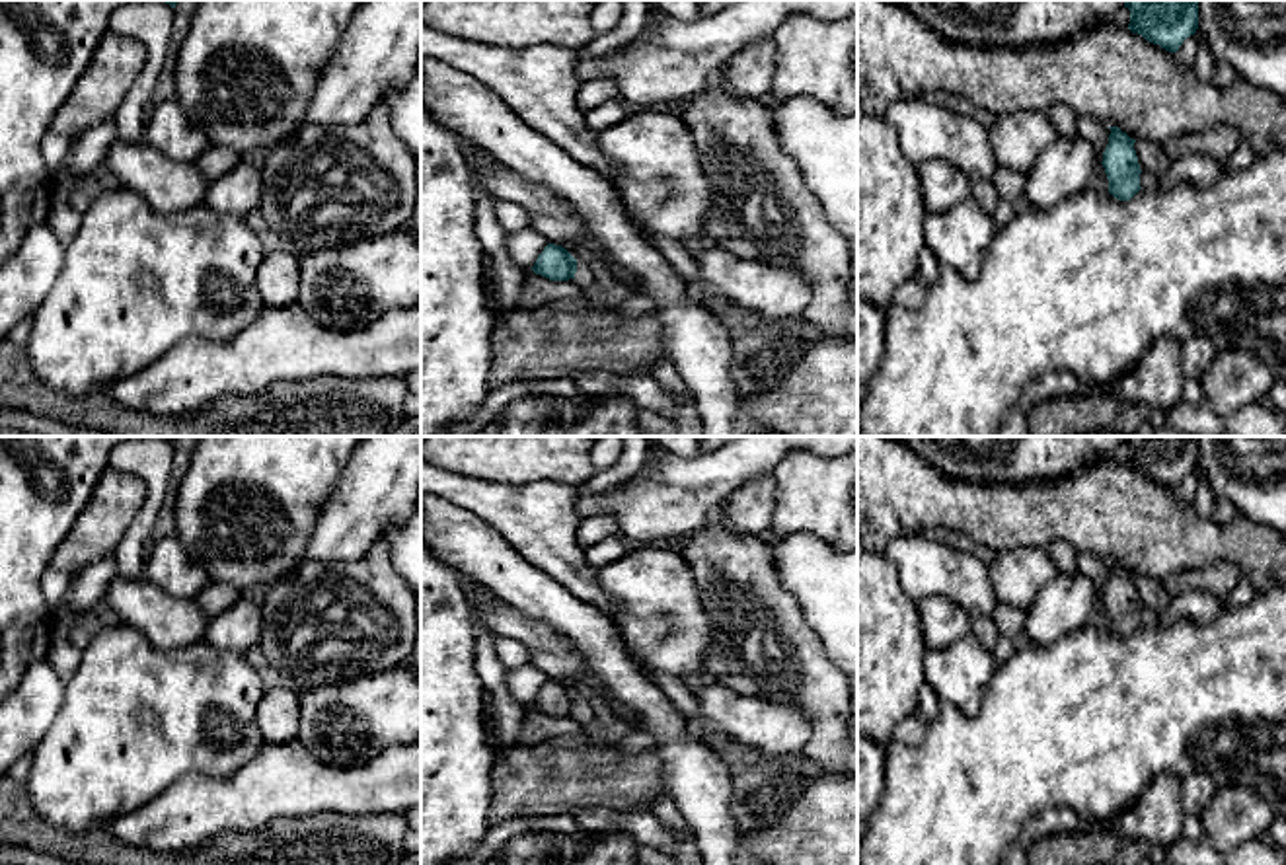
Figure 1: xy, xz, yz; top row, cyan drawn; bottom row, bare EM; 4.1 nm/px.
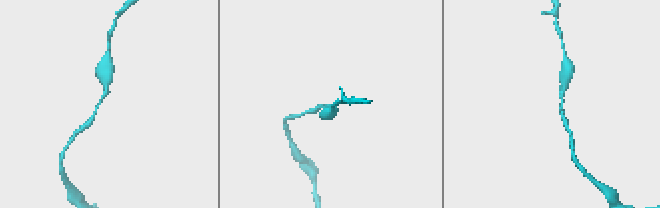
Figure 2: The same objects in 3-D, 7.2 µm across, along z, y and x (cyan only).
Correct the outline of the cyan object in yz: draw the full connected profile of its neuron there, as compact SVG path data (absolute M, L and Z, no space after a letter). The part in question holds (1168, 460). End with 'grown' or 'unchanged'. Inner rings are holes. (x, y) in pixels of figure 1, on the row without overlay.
M1124 436L1130 446L1128 466L1146 477L1177 489L1198 466L1200 436Z; unchanged

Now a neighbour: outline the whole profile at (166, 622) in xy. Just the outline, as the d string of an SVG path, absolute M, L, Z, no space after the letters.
M121 575L109 583L101 602L160 651L203 641L210 620L195 600L175 598L142 579Z

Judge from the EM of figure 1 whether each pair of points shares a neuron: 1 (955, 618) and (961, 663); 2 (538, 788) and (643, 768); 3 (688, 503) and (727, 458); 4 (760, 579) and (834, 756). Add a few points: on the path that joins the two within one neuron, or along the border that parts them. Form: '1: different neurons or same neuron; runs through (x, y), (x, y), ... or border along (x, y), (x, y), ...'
1: different neurons; border along (971, 632), (942, 647), (928, 649)
2: same neuron; runs through (564, 780), (618, 778)
3: same neuron; runs through (698, 491), (719, 470)
4: same neuron; runs through (780, 624), (829, 712)

